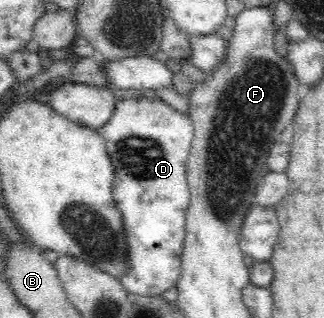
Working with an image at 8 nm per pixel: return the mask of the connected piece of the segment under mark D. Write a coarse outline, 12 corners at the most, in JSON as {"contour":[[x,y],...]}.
{"contour":[[118,100],[96,130],[126,233],[120,279],[181,277],[194,128],[163,100]]}

